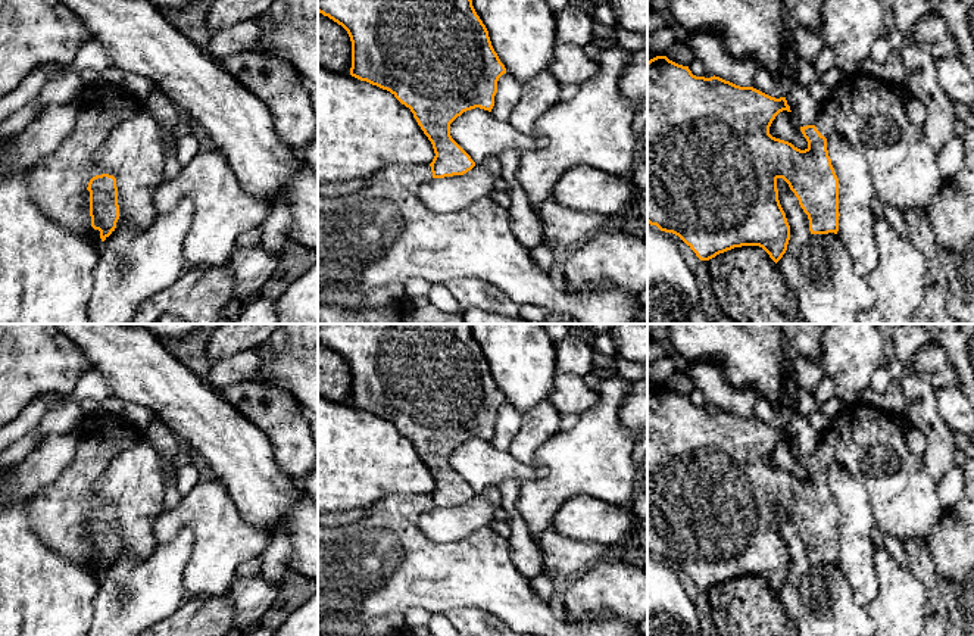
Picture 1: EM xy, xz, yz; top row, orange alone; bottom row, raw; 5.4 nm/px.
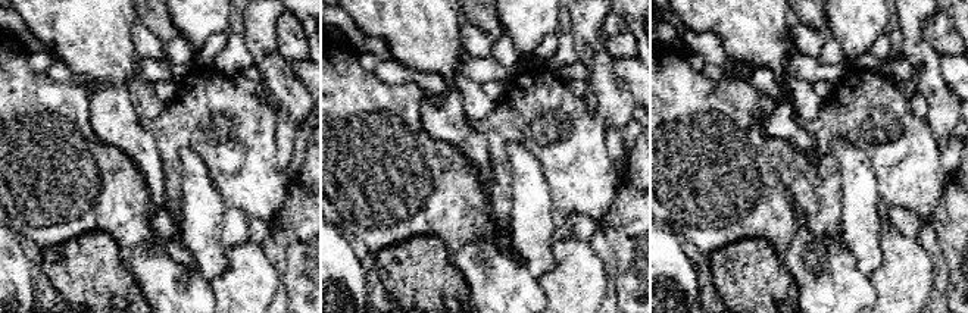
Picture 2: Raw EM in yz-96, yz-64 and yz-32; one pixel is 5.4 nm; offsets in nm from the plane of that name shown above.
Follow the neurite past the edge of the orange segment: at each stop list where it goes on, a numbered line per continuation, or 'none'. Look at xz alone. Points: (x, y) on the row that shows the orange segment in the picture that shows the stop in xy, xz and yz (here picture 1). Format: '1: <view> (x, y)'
1: xz (371, 242)

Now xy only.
1: xy (58, 183)

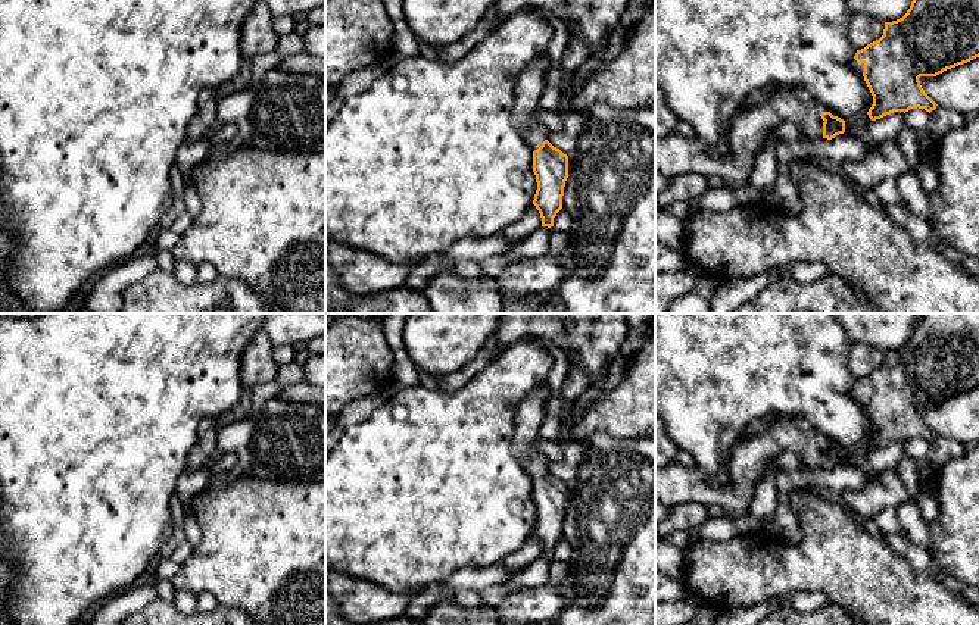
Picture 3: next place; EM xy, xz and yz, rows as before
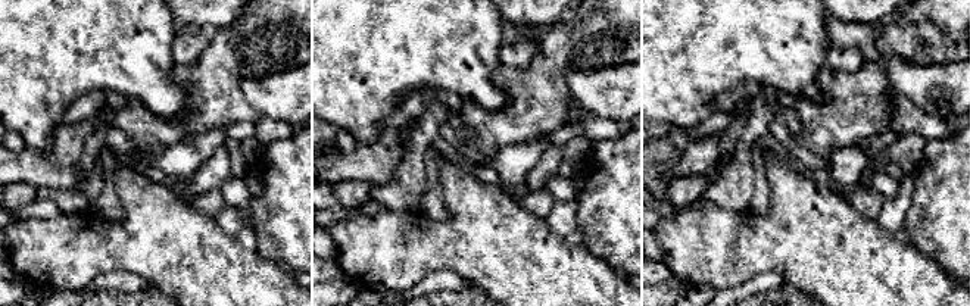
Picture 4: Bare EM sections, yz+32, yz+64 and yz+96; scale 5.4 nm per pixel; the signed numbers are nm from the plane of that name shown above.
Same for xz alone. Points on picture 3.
1: xz (530, 83)

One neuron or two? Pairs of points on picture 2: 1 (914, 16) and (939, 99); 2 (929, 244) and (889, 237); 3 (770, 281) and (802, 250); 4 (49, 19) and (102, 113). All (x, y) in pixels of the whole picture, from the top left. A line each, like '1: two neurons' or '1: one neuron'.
1: one neuron
2: two neurons
3: two neurons
4: one neuron

